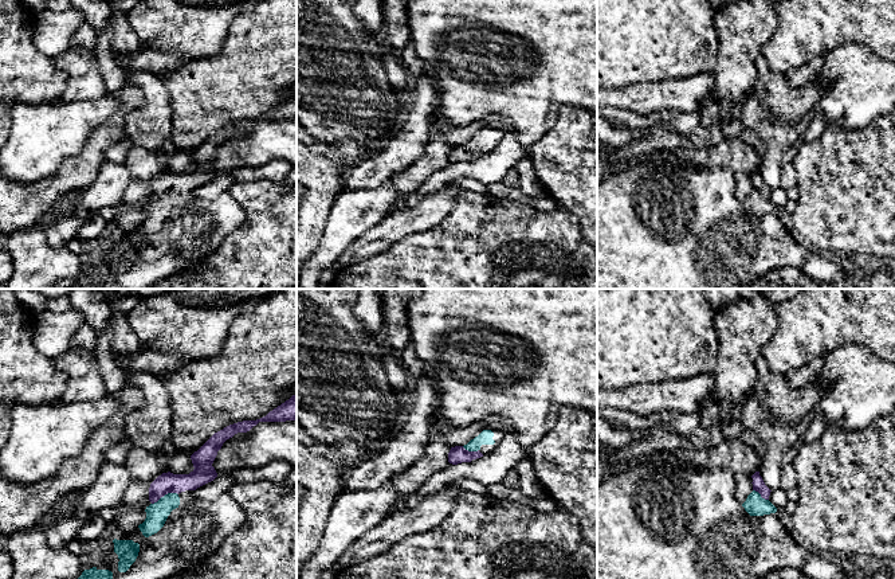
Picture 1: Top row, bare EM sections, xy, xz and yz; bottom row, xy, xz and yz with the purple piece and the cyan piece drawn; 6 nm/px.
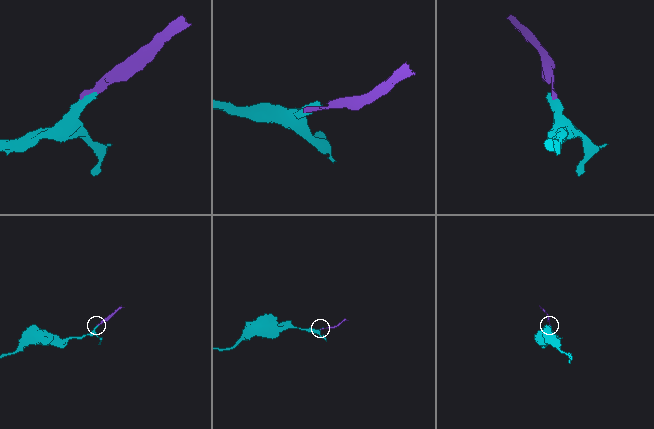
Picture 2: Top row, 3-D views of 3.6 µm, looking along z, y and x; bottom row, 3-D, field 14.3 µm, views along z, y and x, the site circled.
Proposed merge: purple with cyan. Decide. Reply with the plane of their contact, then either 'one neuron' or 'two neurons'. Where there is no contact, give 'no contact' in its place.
meets purple in xy; one neuron

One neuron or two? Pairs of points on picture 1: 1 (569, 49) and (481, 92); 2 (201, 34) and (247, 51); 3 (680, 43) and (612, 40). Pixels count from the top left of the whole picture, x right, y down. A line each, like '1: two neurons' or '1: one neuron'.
1: one neuron
2: two neurons
3: one neuron

